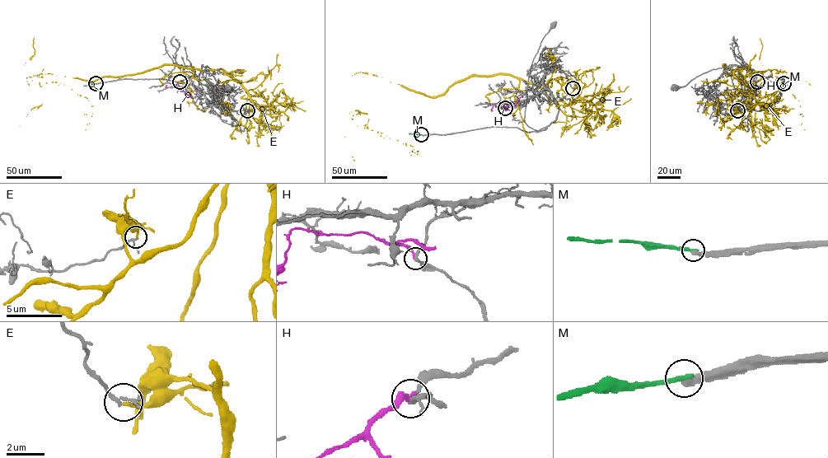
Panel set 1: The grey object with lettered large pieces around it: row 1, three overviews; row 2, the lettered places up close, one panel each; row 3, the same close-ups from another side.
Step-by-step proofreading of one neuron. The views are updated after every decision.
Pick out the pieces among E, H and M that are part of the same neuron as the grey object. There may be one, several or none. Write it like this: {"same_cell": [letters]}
{"same_cell": []}

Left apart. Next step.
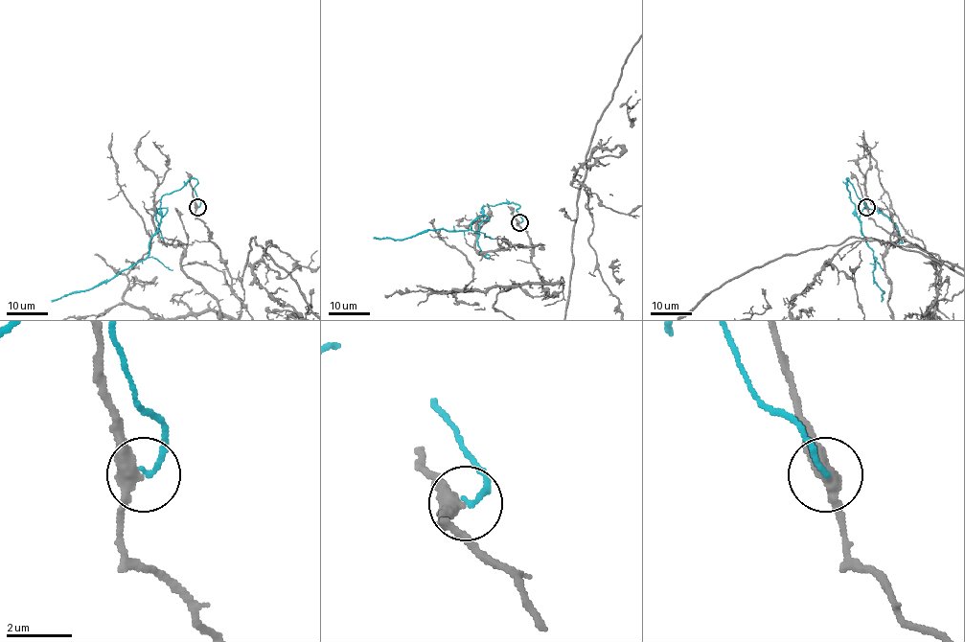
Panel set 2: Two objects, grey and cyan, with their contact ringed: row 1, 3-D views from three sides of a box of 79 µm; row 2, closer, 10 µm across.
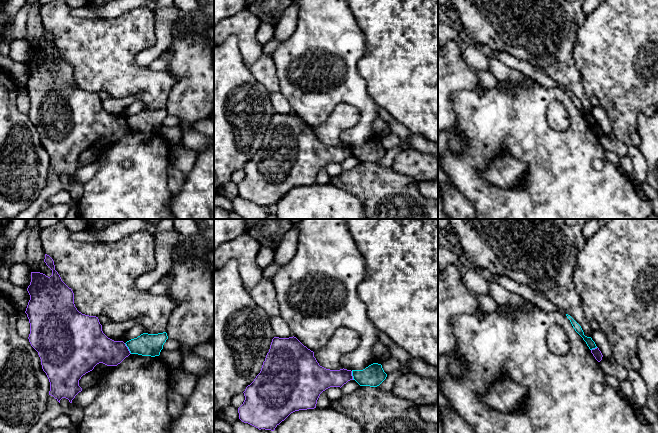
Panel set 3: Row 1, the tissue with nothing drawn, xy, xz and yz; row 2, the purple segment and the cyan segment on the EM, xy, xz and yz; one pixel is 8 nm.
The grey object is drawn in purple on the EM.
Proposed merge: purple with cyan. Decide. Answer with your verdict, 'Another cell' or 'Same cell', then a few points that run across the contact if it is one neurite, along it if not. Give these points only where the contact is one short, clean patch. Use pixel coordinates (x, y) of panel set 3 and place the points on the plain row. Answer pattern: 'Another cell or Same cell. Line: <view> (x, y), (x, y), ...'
Another cell. Line: xy (124, 119), (131, 129)

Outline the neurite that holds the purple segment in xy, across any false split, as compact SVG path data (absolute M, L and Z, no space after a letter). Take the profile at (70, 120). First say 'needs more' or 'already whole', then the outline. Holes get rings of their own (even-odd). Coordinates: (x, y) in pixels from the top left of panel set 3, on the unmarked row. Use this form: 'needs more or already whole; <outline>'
already whole; M45 30L44 38L52 46L50 53L40 48L31 48L27 64L30 71L25 89L30 99L29 118L38 128L43 147L50 158L49 171L59 179L66 174L72 179L82 167L79 156L94 143L103 139L117 142L131 129L123 117L114 117L102 107L98 93L82 90L74 80L74 69L55 46L53 35Z

